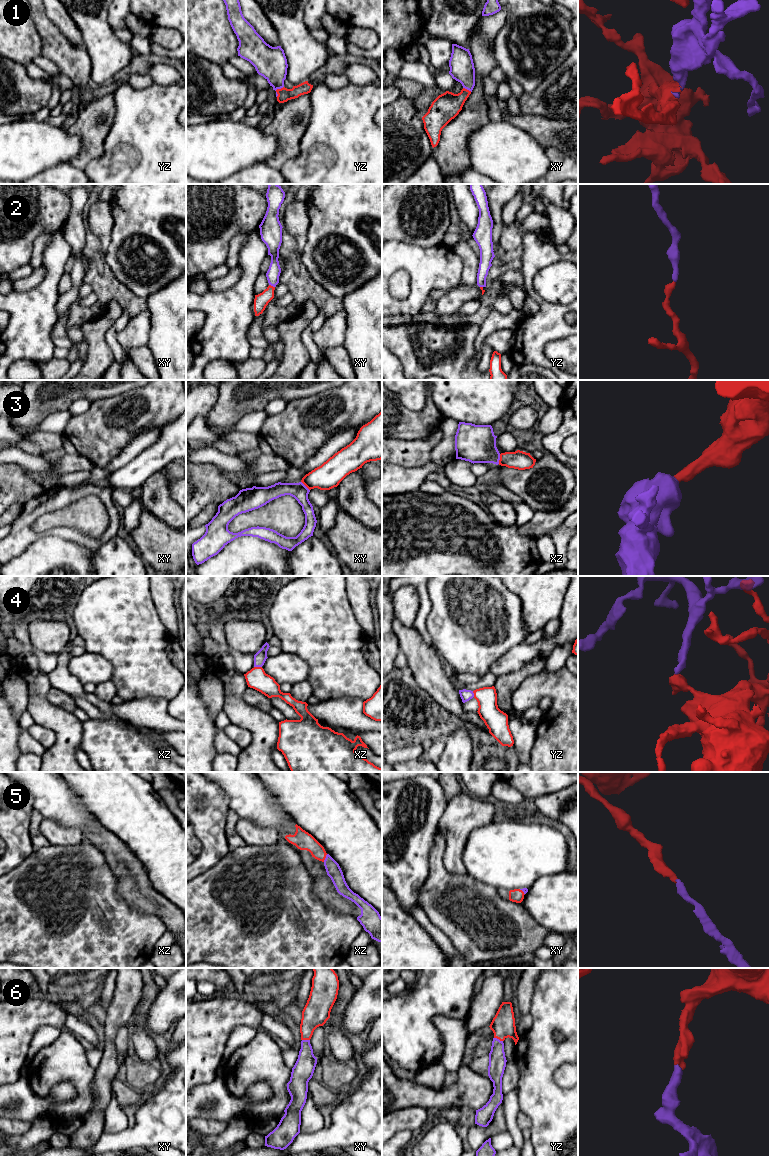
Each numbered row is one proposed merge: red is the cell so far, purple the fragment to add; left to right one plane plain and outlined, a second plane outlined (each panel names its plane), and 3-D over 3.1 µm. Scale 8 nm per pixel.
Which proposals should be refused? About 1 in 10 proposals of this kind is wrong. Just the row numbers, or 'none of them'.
none of them

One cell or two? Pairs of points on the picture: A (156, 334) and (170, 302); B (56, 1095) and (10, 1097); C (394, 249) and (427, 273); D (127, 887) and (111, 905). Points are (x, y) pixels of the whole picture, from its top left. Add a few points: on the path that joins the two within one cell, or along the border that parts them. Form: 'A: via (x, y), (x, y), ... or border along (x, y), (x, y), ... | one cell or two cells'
A: via (164, 326), (170, 320), (170, 310) | one cell
B: via (45, 1102), (28, 1102), (21, 1097) | one cell
C: via (402, 255), (411, 257), (419, 265) | one cell
D: border along (114, 876), (115, 891), (118, 896), (137, 911) | two cells

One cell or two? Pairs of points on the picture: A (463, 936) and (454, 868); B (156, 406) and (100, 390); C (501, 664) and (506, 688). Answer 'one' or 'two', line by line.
A: two
B: two
C: two

